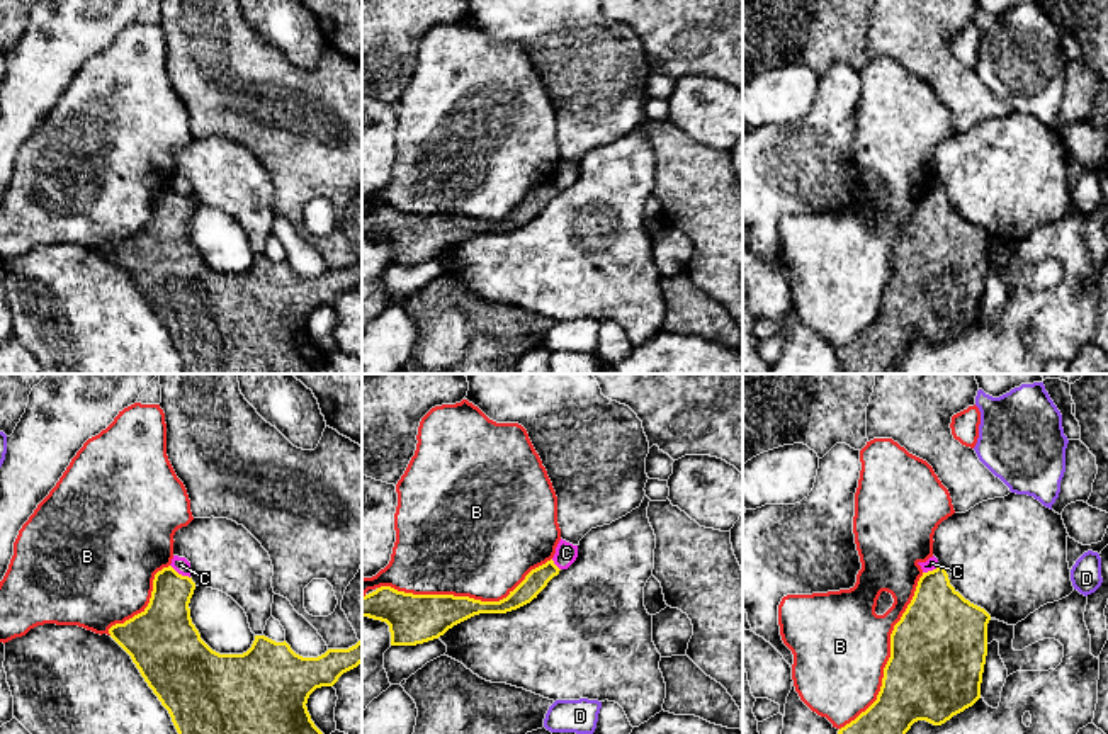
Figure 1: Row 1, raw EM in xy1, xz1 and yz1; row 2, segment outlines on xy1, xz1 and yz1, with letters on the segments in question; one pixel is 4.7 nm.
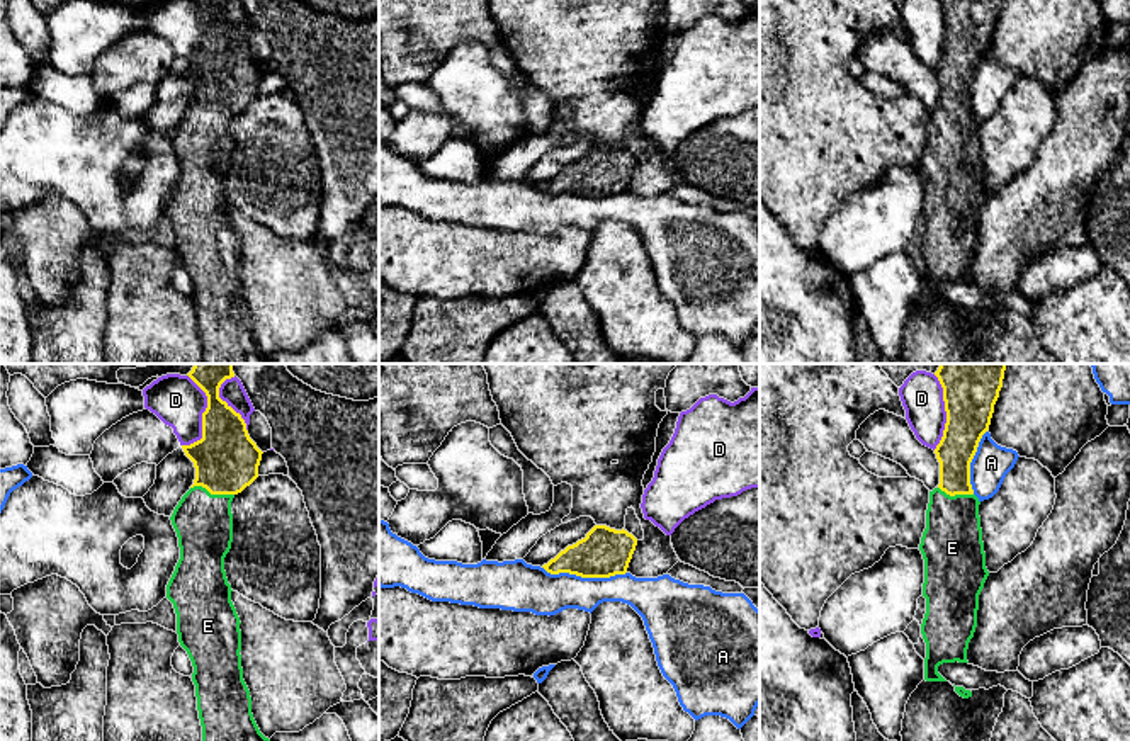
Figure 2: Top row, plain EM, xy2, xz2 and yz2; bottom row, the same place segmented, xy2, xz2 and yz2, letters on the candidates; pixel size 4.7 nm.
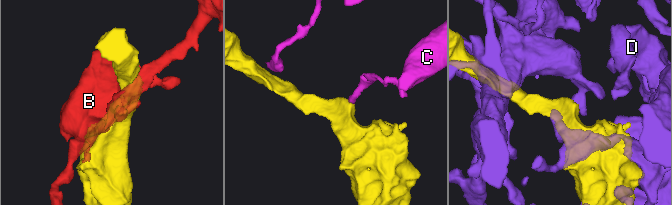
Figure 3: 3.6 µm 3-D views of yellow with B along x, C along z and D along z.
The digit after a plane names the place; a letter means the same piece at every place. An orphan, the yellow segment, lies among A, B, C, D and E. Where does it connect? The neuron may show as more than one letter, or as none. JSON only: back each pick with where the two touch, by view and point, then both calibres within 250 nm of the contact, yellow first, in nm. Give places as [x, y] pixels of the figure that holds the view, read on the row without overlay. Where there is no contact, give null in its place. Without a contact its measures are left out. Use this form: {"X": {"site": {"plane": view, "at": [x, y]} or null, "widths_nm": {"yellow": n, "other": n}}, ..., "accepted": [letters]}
{"E": {"site": {"plane": "xy2", "at": [213, 113]}, "widths_nm": {"yellow": 300, "other": 280}}, "accepted": ["E"]}

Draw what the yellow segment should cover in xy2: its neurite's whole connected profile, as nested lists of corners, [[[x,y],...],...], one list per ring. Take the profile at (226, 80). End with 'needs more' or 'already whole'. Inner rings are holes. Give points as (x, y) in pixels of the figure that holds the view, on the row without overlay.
[[[194,0],[207,15],[202,32],[202,58],[182,65],[194,82],[195,99],[175,126],[170,139],[178,156],[180,178],[167,204],[167,218],[177,233],[177,253],[187,270],[194,292],[197,330],[202,345],[202,364],[270,364],[251,333],[250,309],[241,287],[240,236],[231,221],[231,204],[224,177],[233,161],[231,121],[258,97],[262,70],[250,58],[246,42],[219,17],[224,0]]] | needs more

